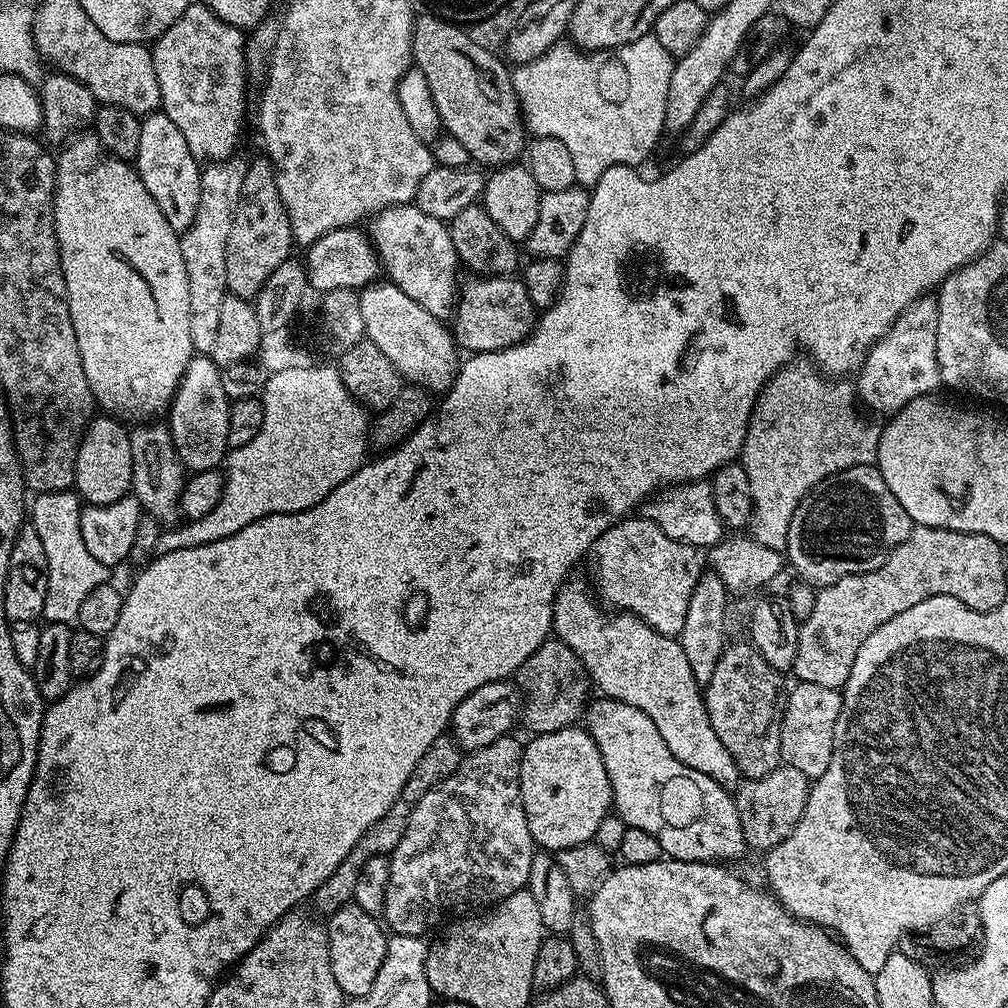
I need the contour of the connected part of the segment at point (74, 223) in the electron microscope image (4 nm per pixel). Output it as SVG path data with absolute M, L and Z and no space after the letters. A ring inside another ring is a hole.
M80 134L75 137L63 149L65 150L56 160L56 194L52 201L52 213L54 214L54 222L56 223L56 241L58 242L58 250L60 251L60 265L62 266L62 274L64 275L64 285L66 286L66 294L68 295L68 309L70 310L70 318L74 322L74 334L78 338L78 350L82 354L82 370L86 370L86 382L90 382L90 390L92 391L92 399L97 405L100 404L105 413L111 414L117 418L125 418L124 416L144 416L140 418L152 418L155 412L160 412L169 407L172 403L173 396L176 395L180 380L184 376L186 366L192 361L194 349L190 342L190 282L186 278L186 262L182 262L182 250L180 249L180 236L170 226L170 222L166 218L166 214L162 214L160 209L161 201L152 197L152 192L147 188L145 177L129 161L119 160L112 153L107 152L100 144L100 139L95 134Z

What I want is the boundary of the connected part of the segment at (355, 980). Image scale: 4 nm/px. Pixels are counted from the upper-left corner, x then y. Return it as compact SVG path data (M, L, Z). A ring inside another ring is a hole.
M349 902L327 917L326 927L330 946L330 970L334 970L334 982L338 982L345 997L370 994L370 986L374 986L374 978L378 978L378 970L382 970L388 949L388 936L381 921L366 914L366 910L362 910L354 902Z

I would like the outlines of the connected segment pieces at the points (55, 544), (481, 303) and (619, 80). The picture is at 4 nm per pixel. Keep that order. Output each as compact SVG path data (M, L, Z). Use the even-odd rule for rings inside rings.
M75 491L42 492L35 499L30 504L30 527L38 530L38 538L42 538L42 546L46 550L46 563L50 566L43 619L50 624L72 626L79 621L86 594L109 583L110 569L98 562L98 558L92 557L90 550L86 550L86 542L82 542L82 500Z
M486 276L483 278L472 278L468 285L461 287L454 309L454 339L461 349L469 348L469 353L477 352L501 352L515 344L523 344L532 329L536 327L538 309L532 303L530 294L526 290L523 279L509 278L506 276Z
M652 34L620 48L587 54L577 50L571 43L557 42L537 60L513 67L512 85L516 97L520 99L527 131L533 137L561 139L570 150L577 181L584 186L595 186L606 170L623 164L640 166L655 150L666 114L666 94L670 90L673 63L674 57Z

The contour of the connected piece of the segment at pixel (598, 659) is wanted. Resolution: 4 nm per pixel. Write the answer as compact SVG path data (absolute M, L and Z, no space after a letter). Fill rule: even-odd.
M577 578L565 580L552 603L552 632L555 639L562 641L574 654L580 656L580 661L586 666L591 683L601 688L603 695L610 700L626 702L626 706L634 706L658 726L658 734L662 734L662 742L690 770L698 770L723 788L735 789L741 783L742 777L730 750L722 746L718 734L714 734L714 726L710 726L708 711L704 705L704 693L701 685L694 678L694 670L690 670L690 662L686 662L686 654L682 654L679 639L666 634L658 634L645 620L639 620L631 612L617 611L616 616L604 616L605 609L598 603L597 597Z

